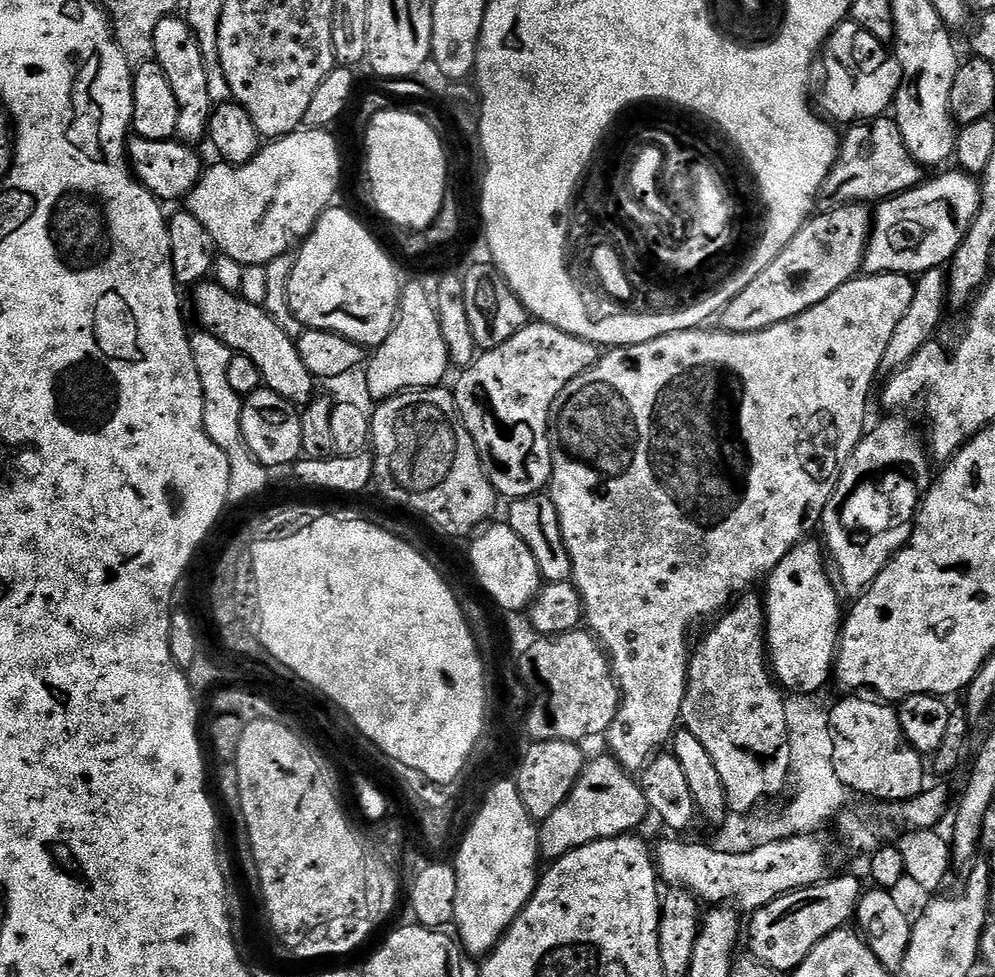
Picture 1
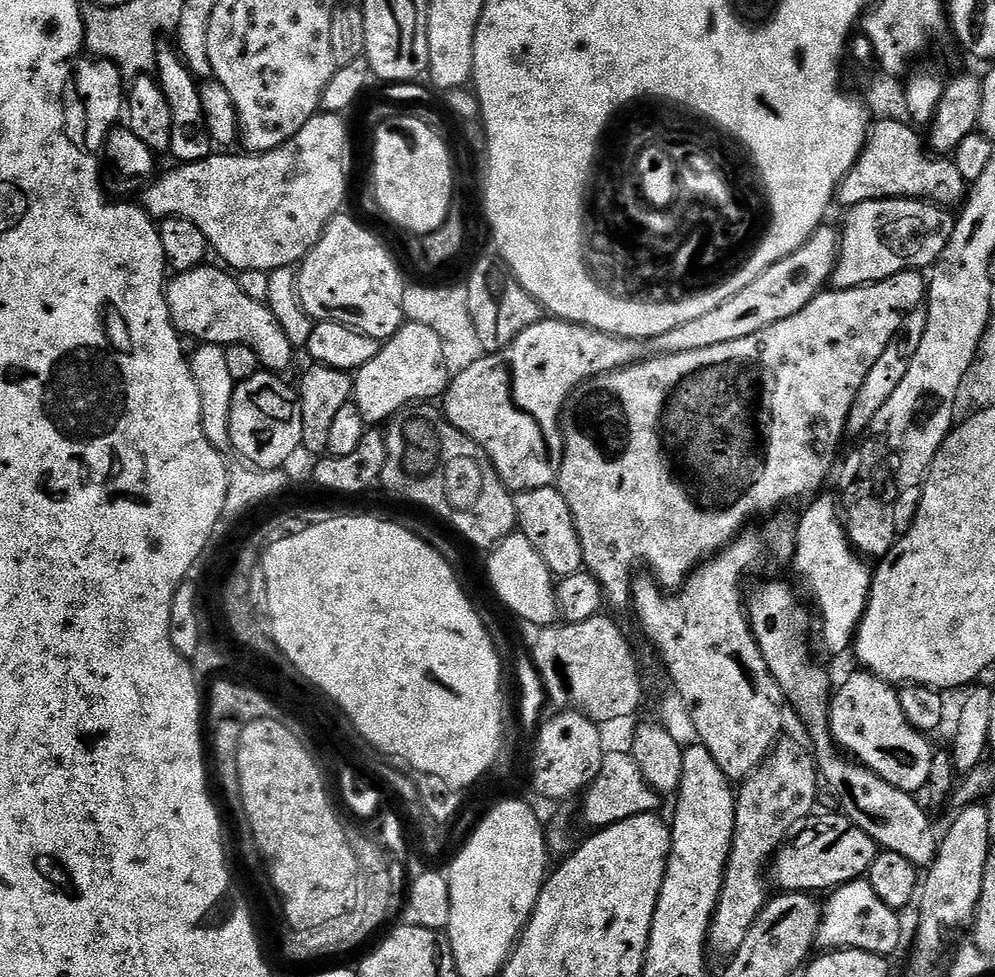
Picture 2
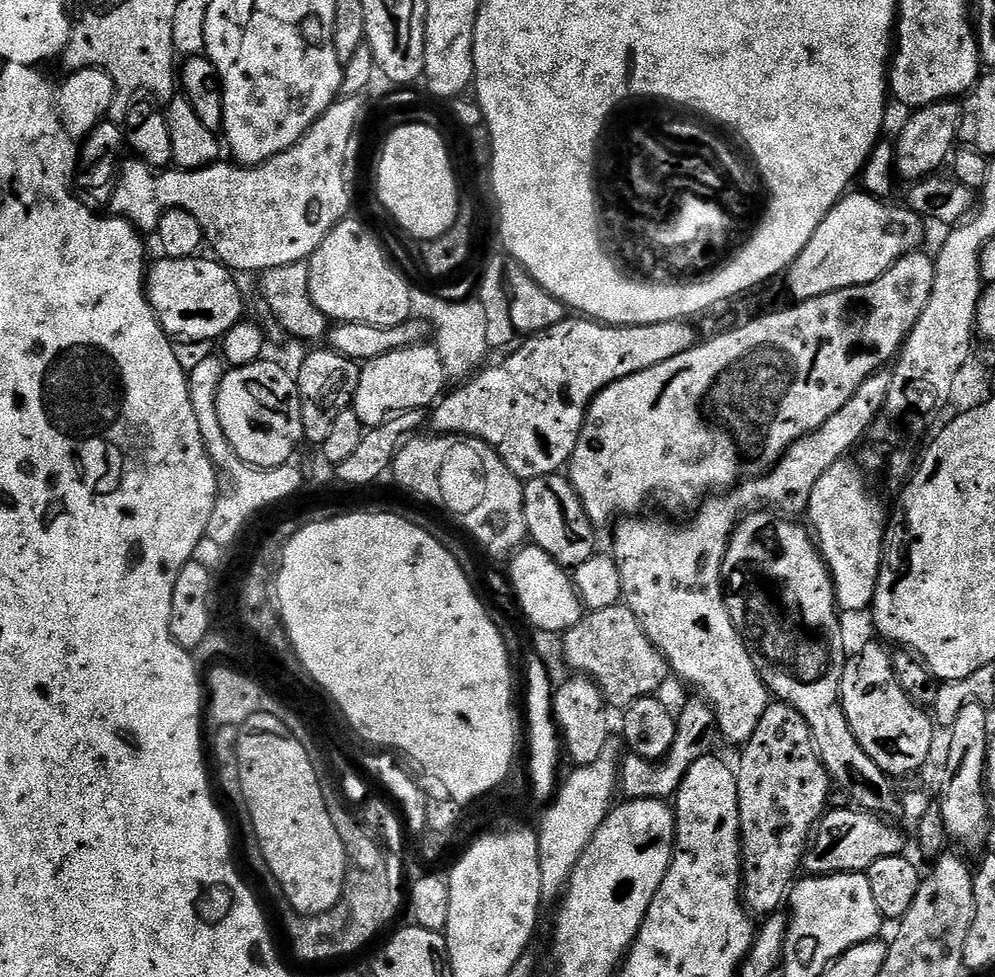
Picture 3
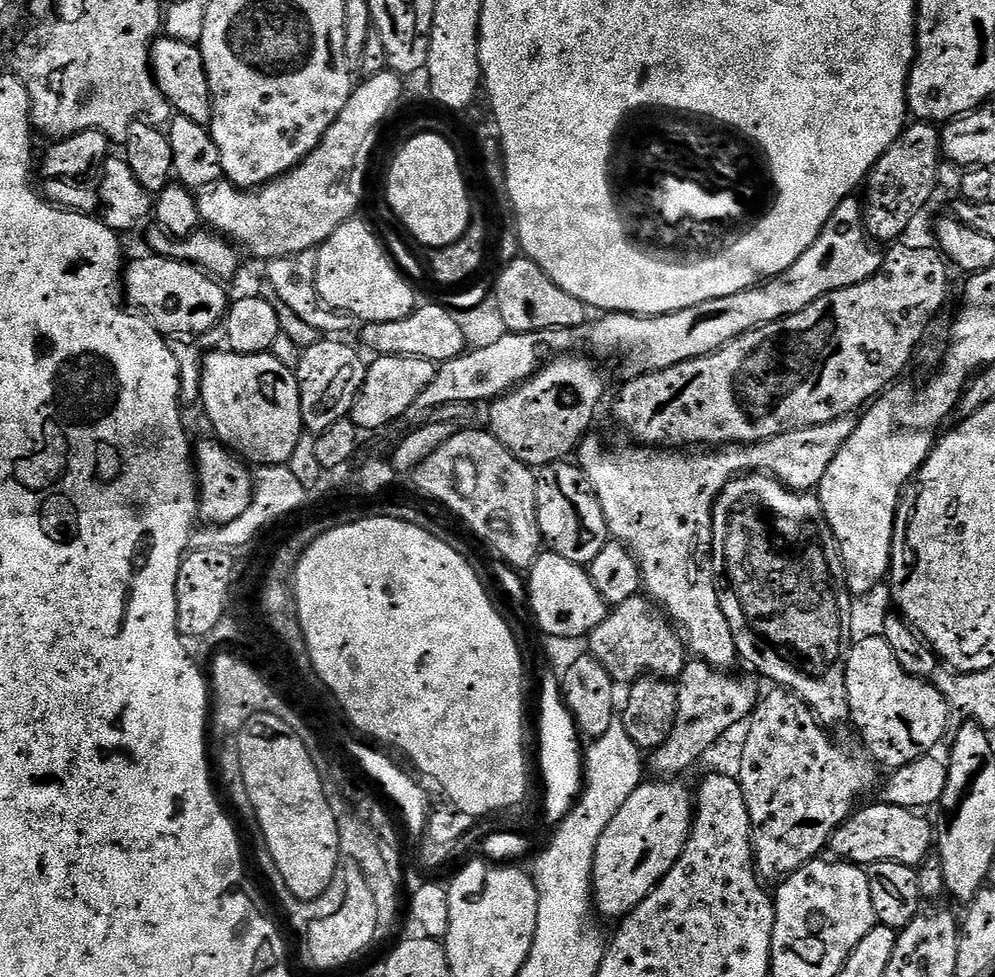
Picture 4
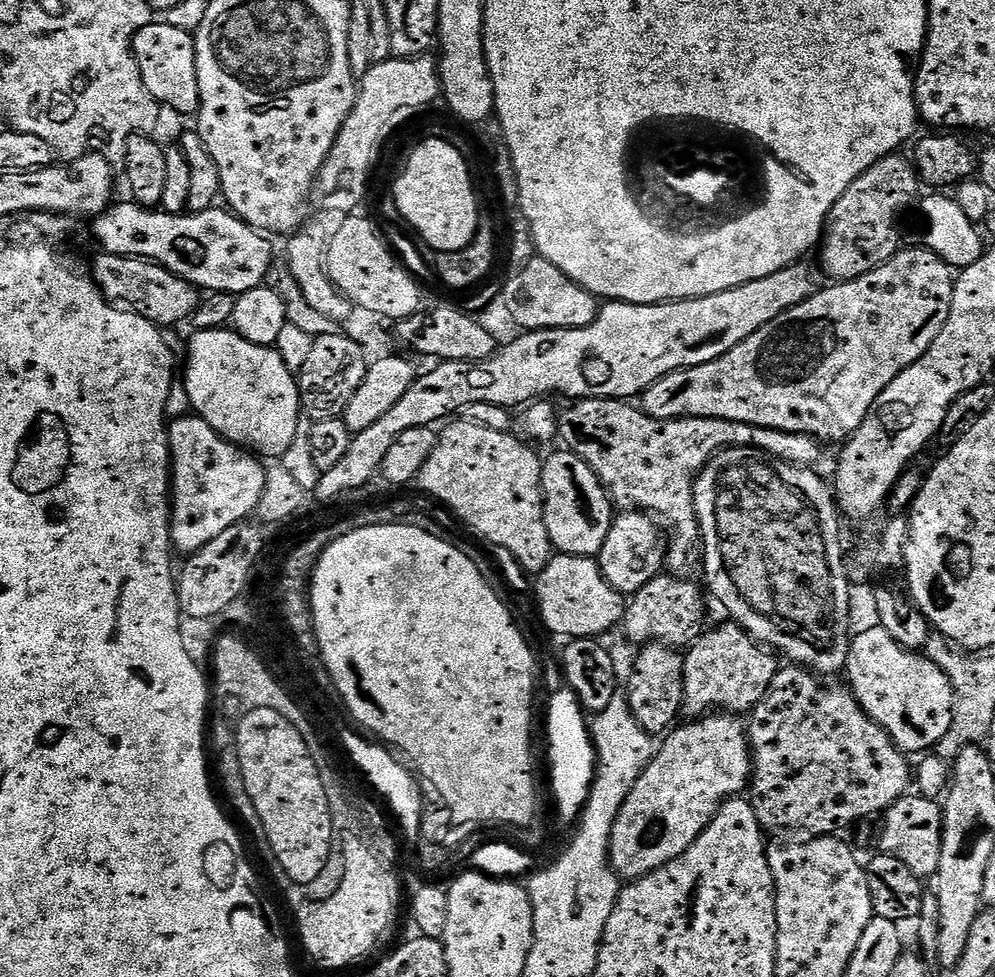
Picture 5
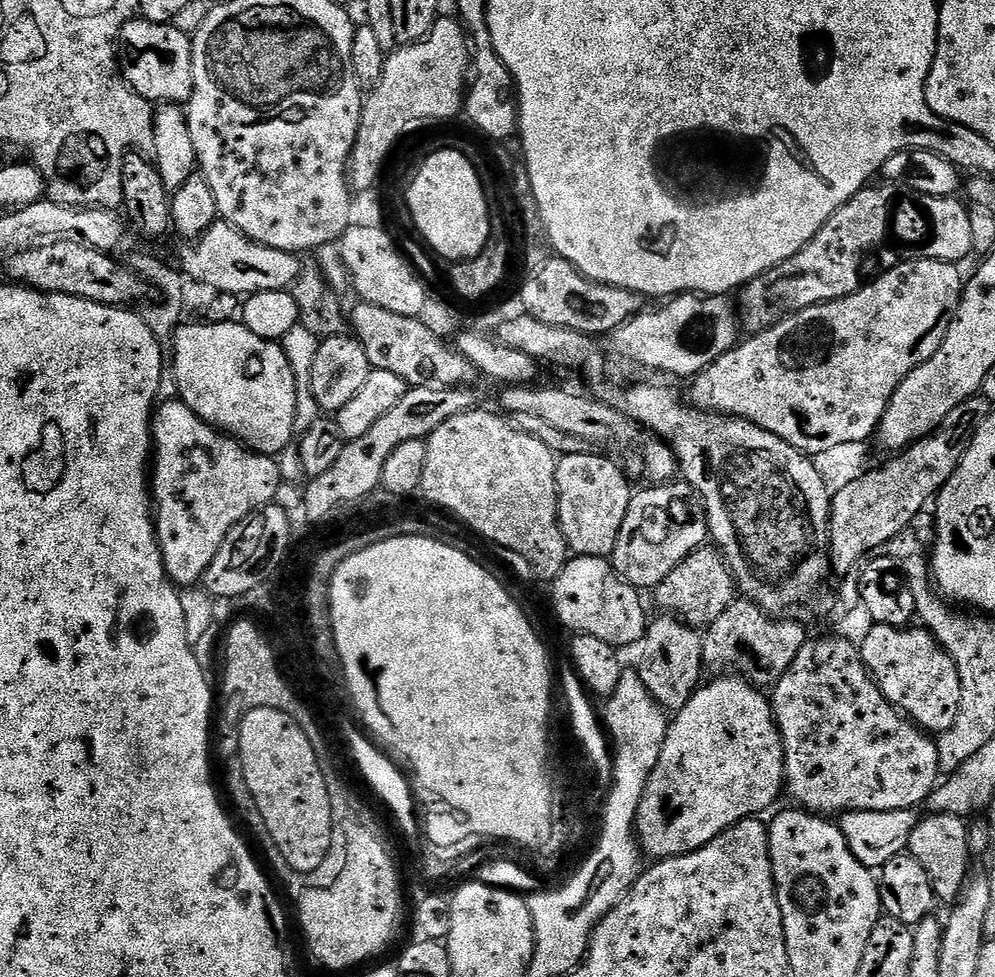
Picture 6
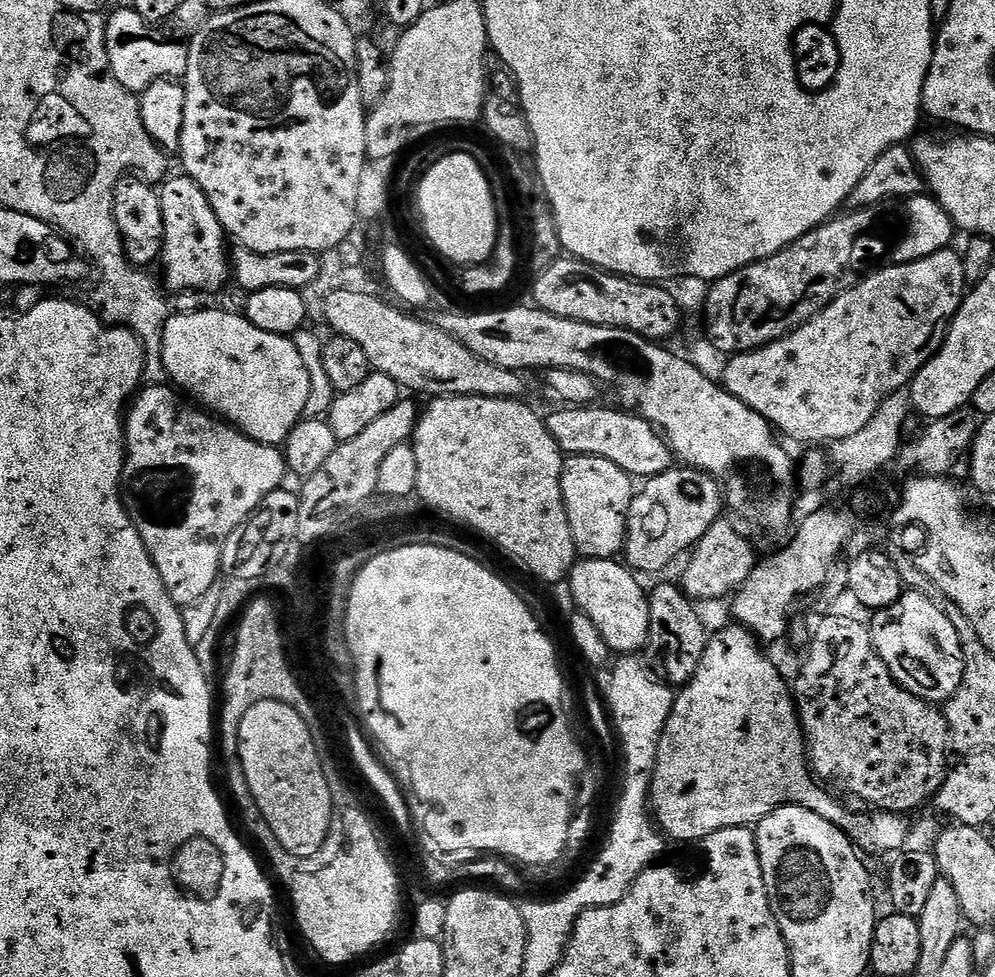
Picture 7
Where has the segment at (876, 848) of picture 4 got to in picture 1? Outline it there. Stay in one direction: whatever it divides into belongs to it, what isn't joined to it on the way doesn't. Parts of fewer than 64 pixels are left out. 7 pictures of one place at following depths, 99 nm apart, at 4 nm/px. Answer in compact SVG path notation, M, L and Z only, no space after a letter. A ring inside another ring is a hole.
M819 835L788 837L785 840L769 842L758 849L744 854L722 854L715 851L711 843L683 844L683 839L668 838L654 844L654 859L659 879L665 885L675 886L685 892L691 892L697 901L708 906L728 906L735 902L741 909L745 908L748 914L757 912L762 906L774 902L776 896L785 896L799 888L809 888L820 884L829 875L828 872L828 844L819 840Z

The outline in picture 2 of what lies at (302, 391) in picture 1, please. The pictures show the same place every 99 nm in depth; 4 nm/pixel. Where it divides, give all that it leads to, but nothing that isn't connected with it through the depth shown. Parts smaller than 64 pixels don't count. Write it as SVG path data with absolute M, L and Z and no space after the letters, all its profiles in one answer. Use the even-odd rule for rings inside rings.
M208 267L177 272L167 281L168 309L177 332L185 337L193 336L200 344L250 346L267 371L284 374L292 364L294 347L278 318L267 303L260 303L247 295L231 271Z

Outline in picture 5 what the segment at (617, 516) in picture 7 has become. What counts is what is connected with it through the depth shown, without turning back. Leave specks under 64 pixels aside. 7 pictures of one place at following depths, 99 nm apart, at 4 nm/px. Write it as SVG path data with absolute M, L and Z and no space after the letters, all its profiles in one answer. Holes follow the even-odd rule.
M561 450L552 457L543 461L544 469L540 479L540 489L544 491L544 521L546 522L546 534L550 534L550 542L557 553L566 556L599 557L602 546L612 529L614 519L613 501L610 499L604 484L598 478L598 474L582 458L578 458L573 452Z

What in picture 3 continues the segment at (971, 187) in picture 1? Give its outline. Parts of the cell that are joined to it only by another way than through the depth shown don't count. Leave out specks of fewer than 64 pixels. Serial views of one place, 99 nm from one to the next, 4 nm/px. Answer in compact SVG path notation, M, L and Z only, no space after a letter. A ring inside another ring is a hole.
M860 190L854 192L840 197L818 226L814 238L810 238L802 254L787 269L788 292L793 301L873 284L886 270L923 245L920 243L924 240L926 224L911 208L891 208L883 199Z

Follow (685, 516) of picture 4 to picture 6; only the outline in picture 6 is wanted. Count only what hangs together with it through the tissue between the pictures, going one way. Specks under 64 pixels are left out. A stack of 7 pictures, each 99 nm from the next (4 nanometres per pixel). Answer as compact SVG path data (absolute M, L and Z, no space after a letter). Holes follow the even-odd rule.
M508 386L503 389L500 404L505 413L531 414L543 418L554 430L562 430L574 438L584 441L585 445L597 444L597 449L613 448L620 452L619 459L629 477L641 476L649 485L667 484L677 475L678 465L671 447L659 436L642 430L640 425L626 418L610 405L603 404L591 395L579 396L564 388L532 388L533 386Z

